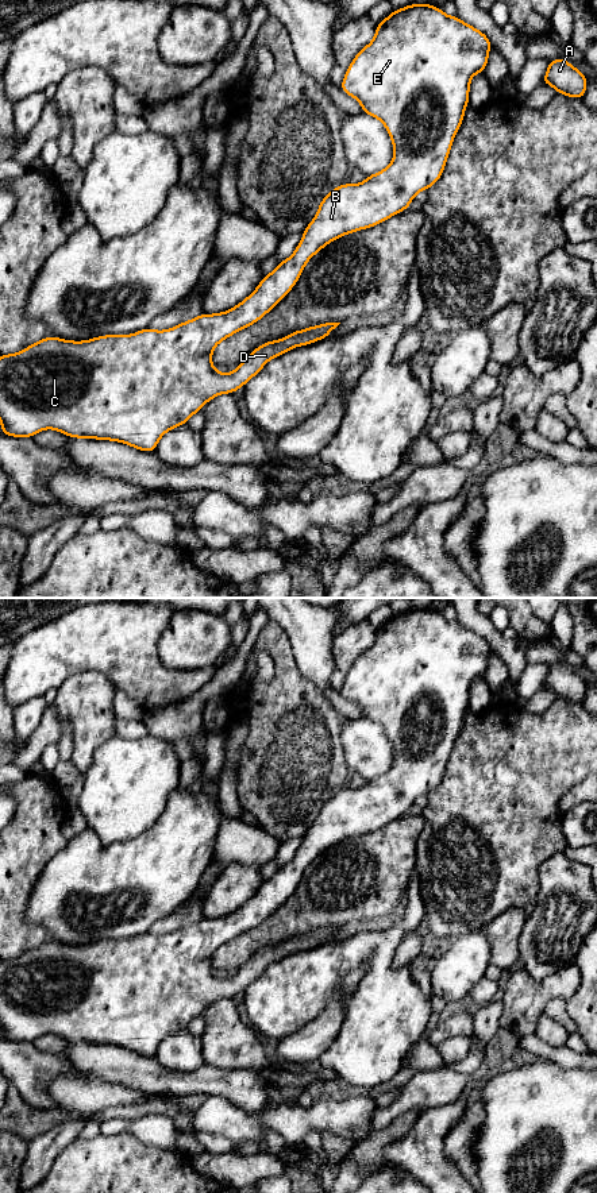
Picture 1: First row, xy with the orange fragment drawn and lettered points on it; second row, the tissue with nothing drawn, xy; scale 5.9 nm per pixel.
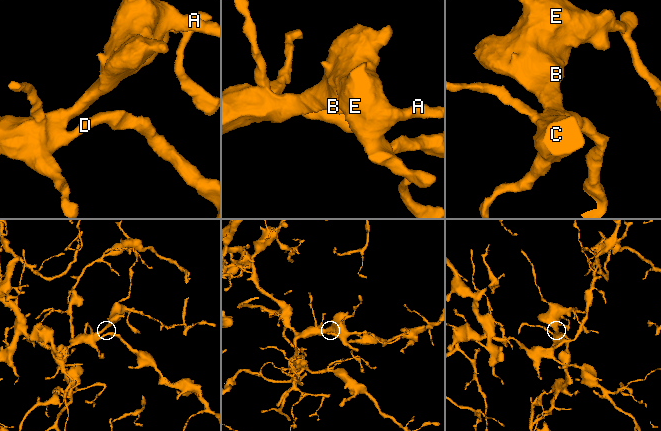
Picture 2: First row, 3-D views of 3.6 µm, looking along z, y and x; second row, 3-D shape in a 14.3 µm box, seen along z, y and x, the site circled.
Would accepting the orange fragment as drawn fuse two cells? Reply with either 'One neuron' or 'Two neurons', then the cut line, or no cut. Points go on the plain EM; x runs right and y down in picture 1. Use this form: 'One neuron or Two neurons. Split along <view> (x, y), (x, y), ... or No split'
One neuron. No split

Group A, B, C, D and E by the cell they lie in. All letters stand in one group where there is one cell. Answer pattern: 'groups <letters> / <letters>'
groups A B C D E

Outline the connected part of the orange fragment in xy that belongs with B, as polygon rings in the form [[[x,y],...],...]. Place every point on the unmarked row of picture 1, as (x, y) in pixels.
[[[431,607],[430,609],[408,609],[407,611],[401,614],[394,614],[389,621],[386,621],[382,626],[380,626],[375,630],[375,640],[373,645],[367,650],[362,652],[359,657],[354,661],[340,688],[340,694],[347,700],[358,704],[358,707],[362,711],[363,718],[367,718],[369,721],[378,723],[385,730],[385,734],[388,736],[390,741],[393,756],[394,756],[390,769],[378,777],[367,780],[366,784],[361,788],[343,788],[343,789],[336,791],[328,799],[326,799],[320,810],[317,811],[316,821],[304,834],[303,843],[297,849],[294,857],[288,864],[280,866],[270,879],[265,880],[262,885],[259,887],[259,889],[255,892],[255,895],[249,901],[246,901],[242,907],[239,907],[238,910],[235,910],[234,912],[226,916],[215,918],[215,919],[203,918],[201,920],[197,920],[194,923],[190,923],[173,933],[163,934],[163,935],[155,935],[149,931],[131,939],[123,939],[123,941],[103,939],[103,941],[97,941],[97,942],[82,945],[82,946],[65,945],[65,943],[59,943],[59,942],[54,942],[49,939],[47,942],[26,951],[24,954],[16,958],[0,960],[0,1027],[1,1027],[0,1038],[11,1041],[11,1042],[34,1042],[36,1038],[45,1034],[54,1034],[54,1035],[63,1038],[66,1042],[119,1046],[132,1053],[136,1053],[142,1057],[154,1057],[158,1050],[158,1046],[166,1036],[172,1035],[173,1032],[186,1028],[188,1024],[194,1018],[201,1016],[203,1011],[208,1005],[216,1003],[219,999],[228,999],[228,997],[234,999],[238,993],[243,992],[251,982],[254,982],[265,972],[265,969],[273,962],[285,960],[292,953],[308,950],[311,947],[330,942],[330,937],[335,934],[340,927],[326,927],[326,928],[313,930],[305,934],[294,935],[282,943],[266,946],[258,950],[246,964],[243,964],[238,969],[236,974],[232,977],[219,977],[215,974],[213,968],[212,968],[212,955],[216,953],[216,950],[220,946],[228,943],[231,939],[238,938],[240,934],[244,934],[255,928],[266,918],[274,914],[277,908],[294,892],[296,887],[301,881],[303,875],[305,869],[309,866],[309,864],[313,860],[316,860],[321,853],[324,853],[327,849],[330,849],[331,846],[344,839],[348,839],[348,838],[353,838],[361,834],[371,833],[393,822],[394,819],[404,816],[405,814],[409,812],[412,804],[419,796],[428,795],[434,788],[439,785],[439,783],[442,781],[444,776],[446,767],[450,760],[454,742],[457,737],[459,736],[461,729],[463,726],[466,711],[470,709],[469,707],[470,686],[474,679],[485,677],[485,672],[489,665],[489,656],[492,650],[493,649],[490,644],[482,636],[465,628],[457,619],[448,621],[440,613],[432,610]]]

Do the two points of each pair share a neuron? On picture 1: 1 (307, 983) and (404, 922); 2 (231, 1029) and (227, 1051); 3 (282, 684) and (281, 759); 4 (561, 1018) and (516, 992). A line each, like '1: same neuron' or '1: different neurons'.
1: same neuron
2: same neuron
3: same neuron
4: different neurons

